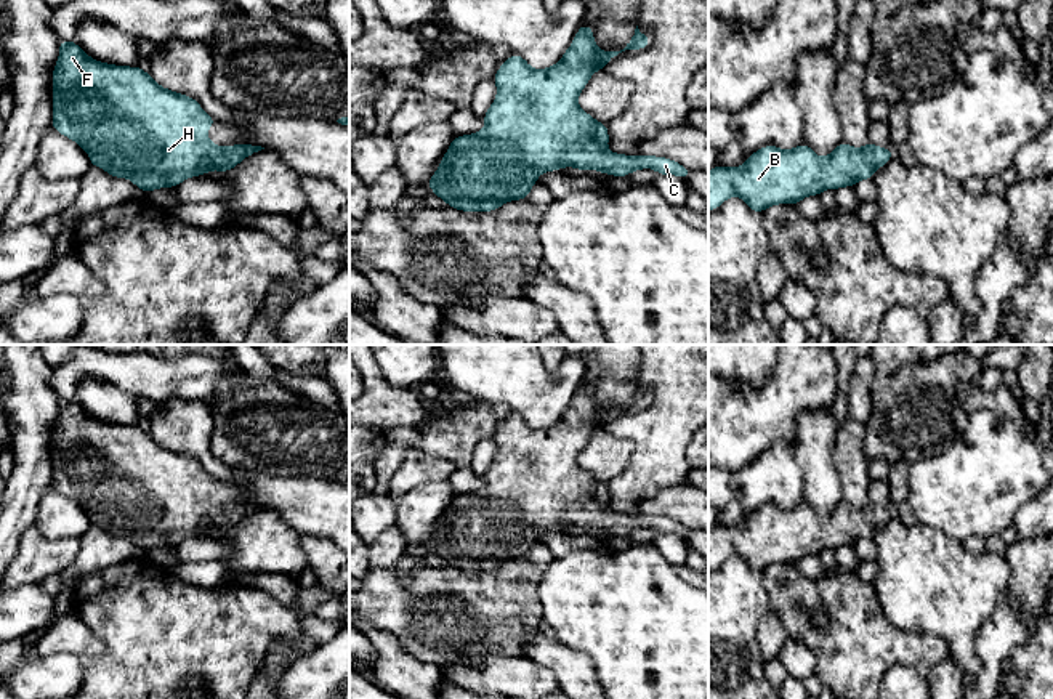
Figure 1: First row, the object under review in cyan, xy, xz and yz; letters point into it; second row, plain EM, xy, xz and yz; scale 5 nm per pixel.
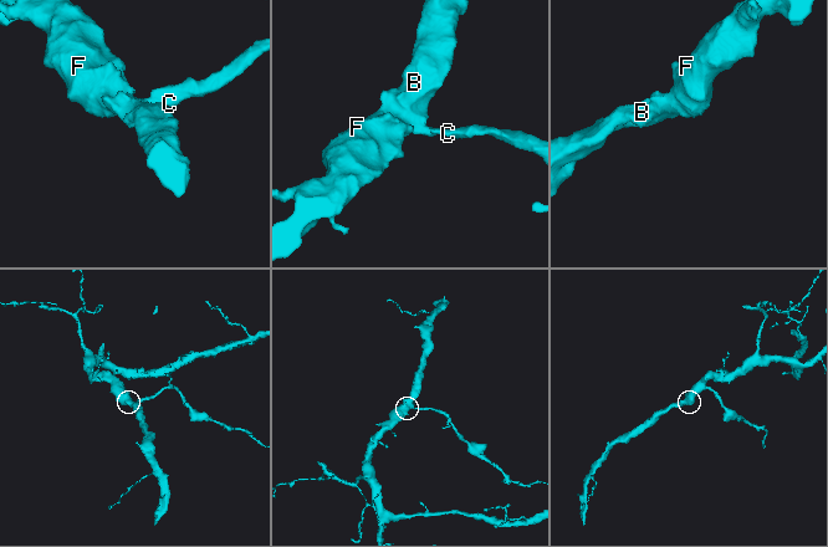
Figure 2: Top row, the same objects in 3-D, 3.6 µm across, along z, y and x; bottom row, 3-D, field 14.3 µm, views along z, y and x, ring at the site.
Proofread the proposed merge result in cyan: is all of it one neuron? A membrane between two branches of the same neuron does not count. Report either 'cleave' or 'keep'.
keep

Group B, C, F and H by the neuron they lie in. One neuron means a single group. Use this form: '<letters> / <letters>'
B C F H

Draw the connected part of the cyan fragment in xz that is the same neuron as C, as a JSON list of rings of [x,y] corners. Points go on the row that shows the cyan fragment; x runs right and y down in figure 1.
[[[580,24],[580,27],[579,27],[579,30],[577,30],[577,34],[575,34],[575,37],[574,37],[574,40],[572,40],[572,45],[564,51],[563,58],[561,58],[555,66],[551,66],[551,67],[547,67],[547,69],[534,69],[534,67],[531,67],[531,66],[527,64],[527,61],[526,61],[521,55],[511,55],[511,56],[498,67],[497,74],[492,77],[492,80],[494,80],[495,85],[497,85],[497,96],[495,96],[494,103],[490,104],[490,107],[487,109],[487,112],[482,115],[484,122],[486,122],[486,127],[484,127],[482,130],[476,131],[476,133],[471,133],[471,135],[454,136],[454,139],[452,139],[452,143],[450,143],[447,152],[442,156],[442,159],[441,159],[441,162],[439,162],[439,167],[438,167],[436,173],[426,181],[426,184],[433,189],[433,196],[441,197],[449,207],[454,207],[454,208],[457,208],[457,210],[460,210],[460,212],[494,212],[494,210],[500,208],[505,202],[510,202],[510,200],[522,200],[522,199],[526,199],[526,197],[531,194],[532,186],[537,183],[537,178],[539,178],[543,172],[555,172],[555,170],[566,168],[566,167],[569,167],[569,165],[571,165],[572,168],[575,168],[575,170],[596,170],[596,172],[607,173],[607,175],[612,175],[612,176],[628,176],[628,175],[630,175],[631,172],[635,172],[635,170],[652,168],[652,170],[656,170],[659,175],[676,175],[676,176],[686,180],[686,178],[692,173],[692,170],[683,167],[681,164],[678,164],[678,162],[675,162],[675,160],[672,160],[672,159],[657,157],[657,156],[644,156],[644,154],[625,156],[625,154],[615,154],[615,152],[607,151],[607,149],[606,149],[606,147],[607,147],[607,143],[609,143],[607,125],[606,125],[606,123],[601,123],[601,122],[598,122],[598,120],[595,120],[590,114],[587,114],[587,112],[577,104],[577,96],[583,91],[583,88],[587,87],[590,77],[591,77],[596,71],[604,69],[604,66],[606,66],[614,56],[617,56],[619,53],[622,53],[622,51],[625,51],[625,50],[644,50],[644,48],[648,48],[648,45],[649,45],[649,35],[643,34],[643,32],[638,29],[638,26],[636,26],[633,37],[630,38],[630,42],[627,43],[627,46],[625,46],[623,50],[620,50],[620,51],[601,51],[599,46],[596,45],[596,42],[595,42],[595,38],[593,38],[593,29],[591,29],[590,26]]]

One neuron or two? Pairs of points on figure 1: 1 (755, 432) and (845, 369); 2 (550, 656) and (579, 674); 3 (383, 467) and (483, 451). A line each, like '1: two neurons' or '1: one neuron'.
1: two neurons
2: one neuron
3: two neurons

